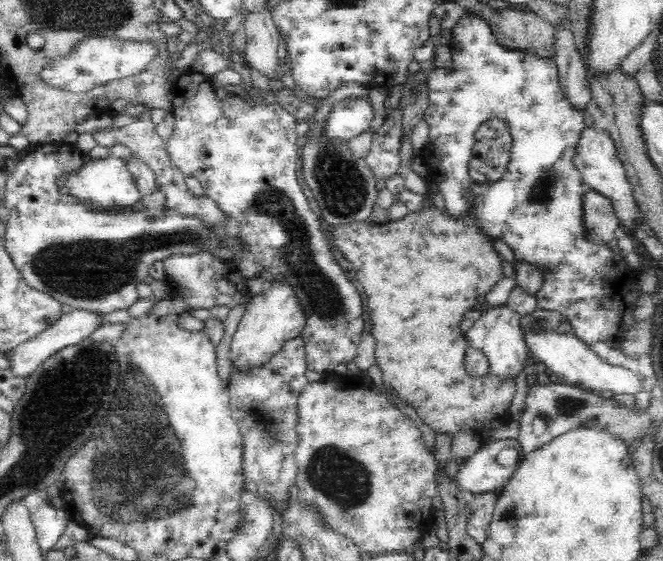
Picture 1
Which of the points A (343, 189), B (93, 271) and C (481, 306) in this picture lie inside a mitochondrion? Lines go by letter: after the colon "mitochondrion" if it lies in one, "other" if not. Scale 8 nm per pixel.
A: mitochondrion
B: mitochondrion
C: other

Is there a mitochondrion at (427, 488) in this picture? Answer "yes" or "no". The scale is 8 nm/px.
no

